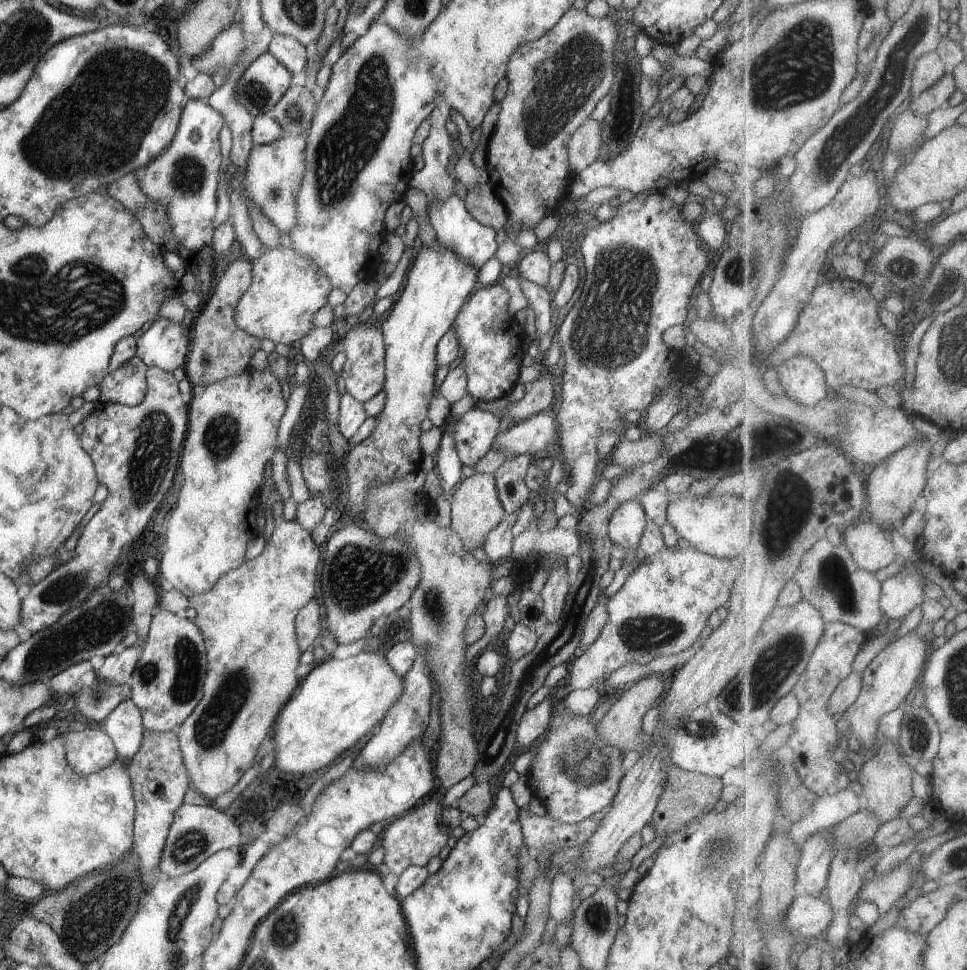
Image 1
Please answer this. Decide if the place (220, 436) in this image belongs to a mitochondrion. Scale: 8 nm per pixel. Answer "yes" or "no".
yes

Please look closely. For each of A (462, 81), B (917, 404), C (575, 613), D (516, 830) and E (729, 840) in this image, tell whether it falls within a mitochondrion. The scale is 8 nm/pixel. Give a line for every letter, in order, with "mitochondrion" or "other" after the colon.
A: other
B: other
C: mitochondrion
D: other
E: mitochondrion

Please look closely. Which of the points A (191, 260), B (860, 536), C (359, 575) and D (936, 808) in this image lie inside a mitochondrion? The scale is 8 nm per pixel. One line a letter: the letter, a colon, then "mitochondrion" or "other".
A: other
B: other
C: mitochondrion
D: other

